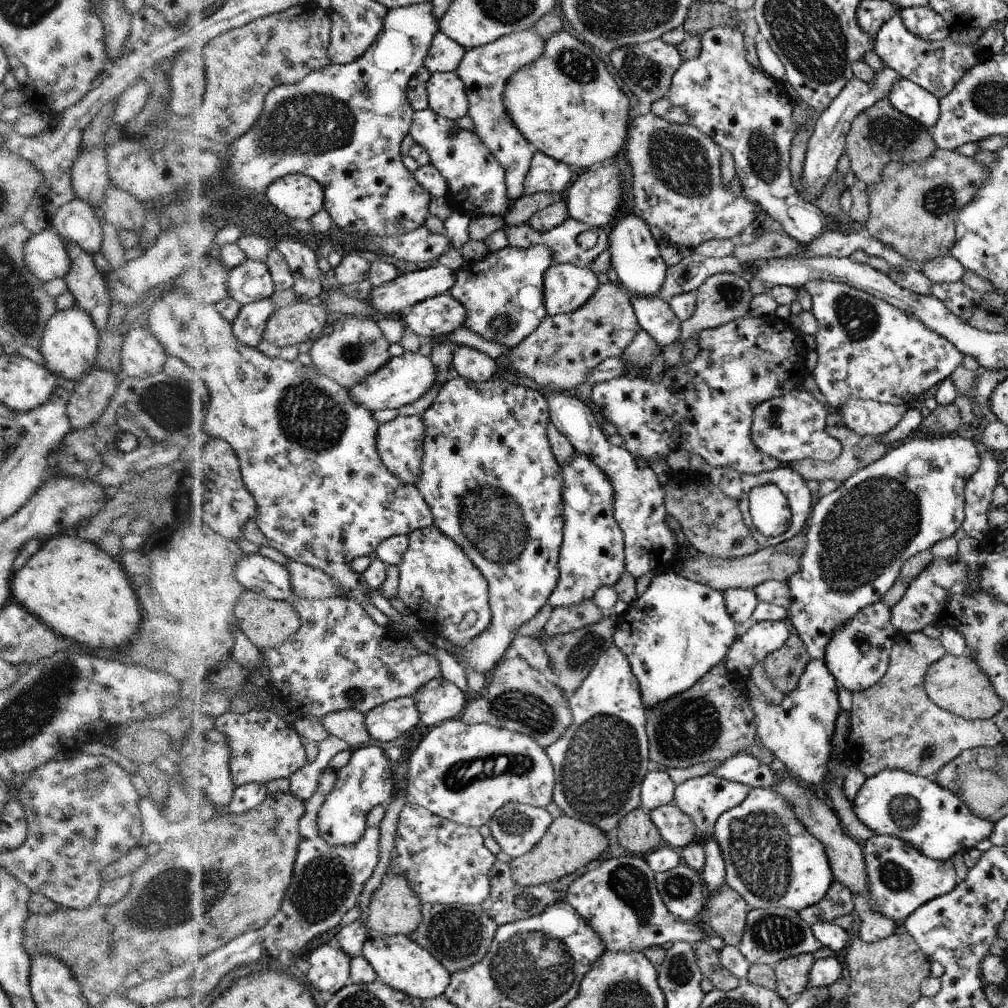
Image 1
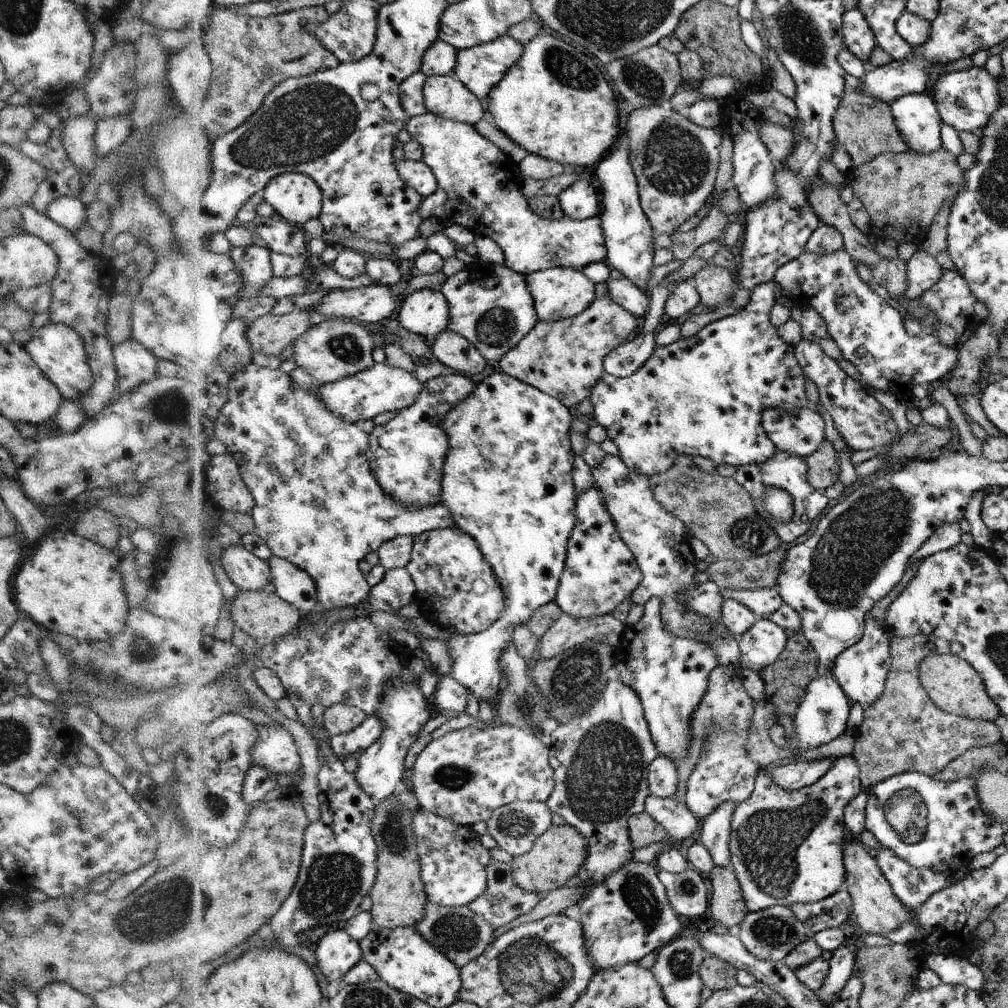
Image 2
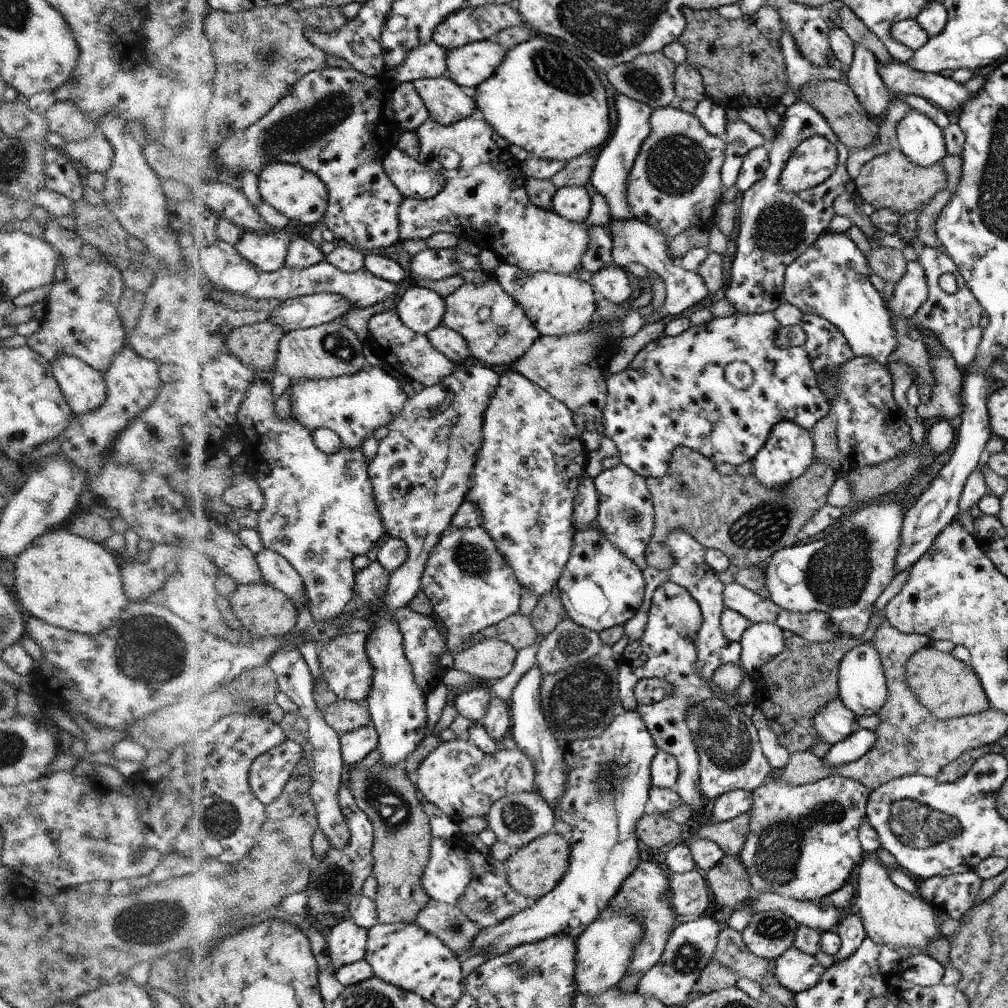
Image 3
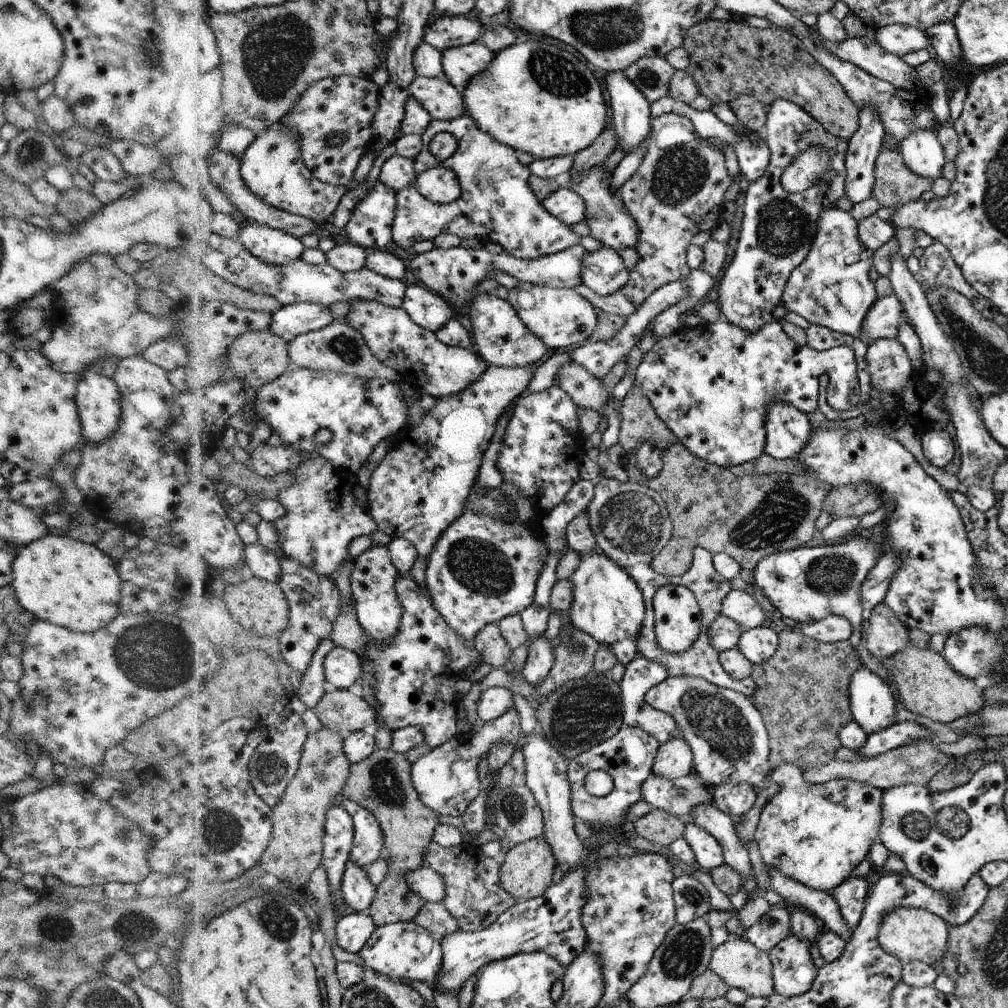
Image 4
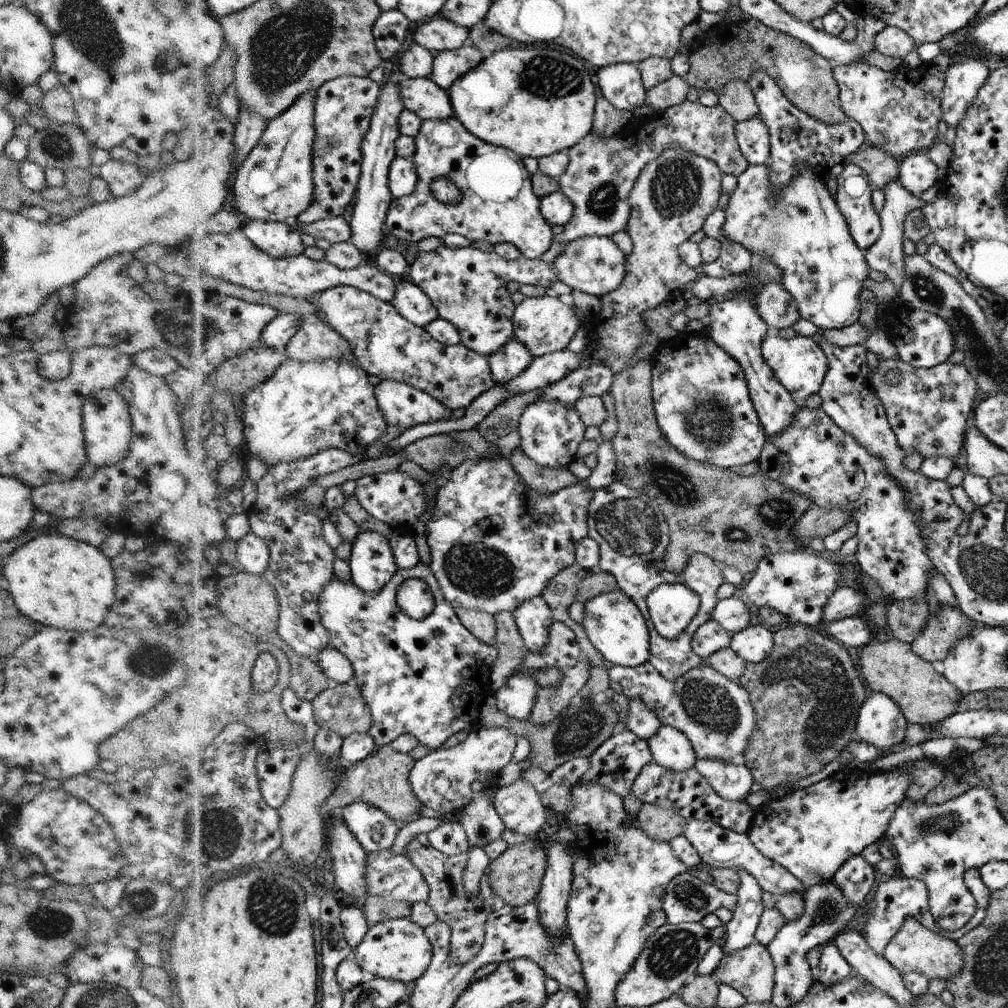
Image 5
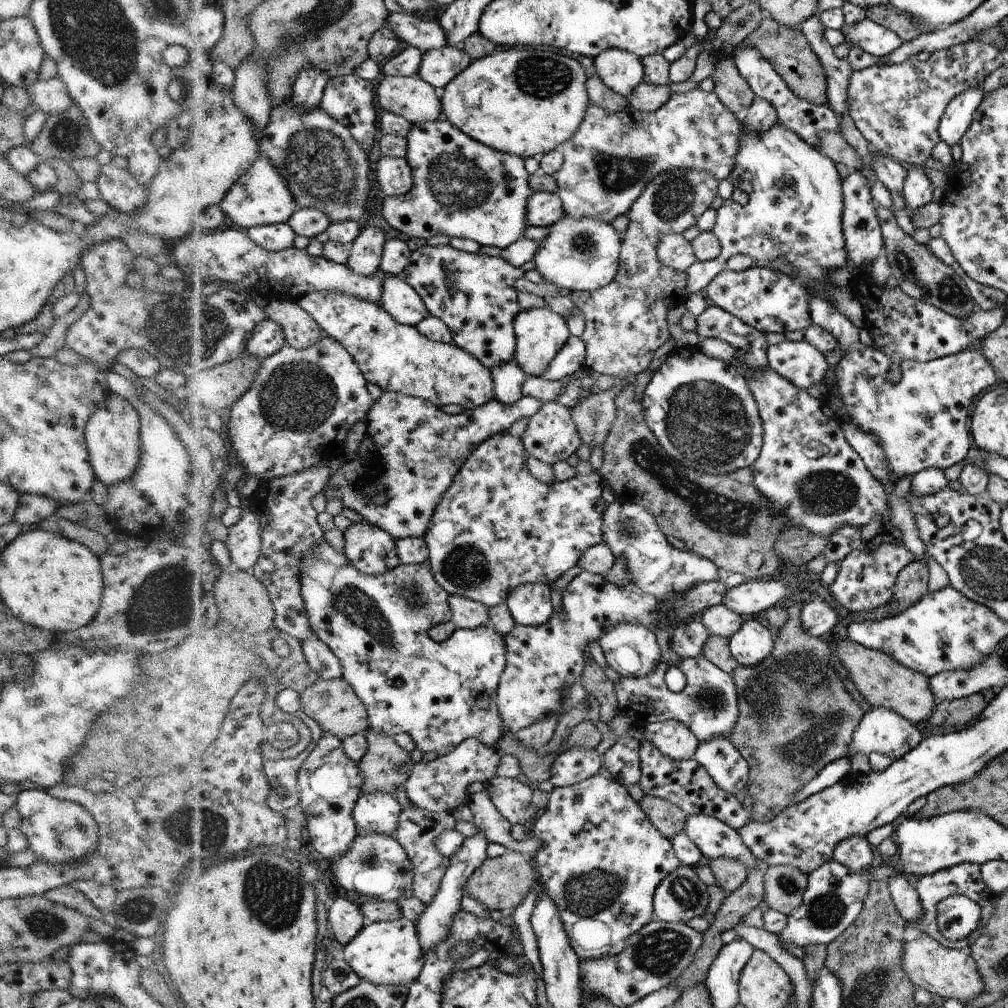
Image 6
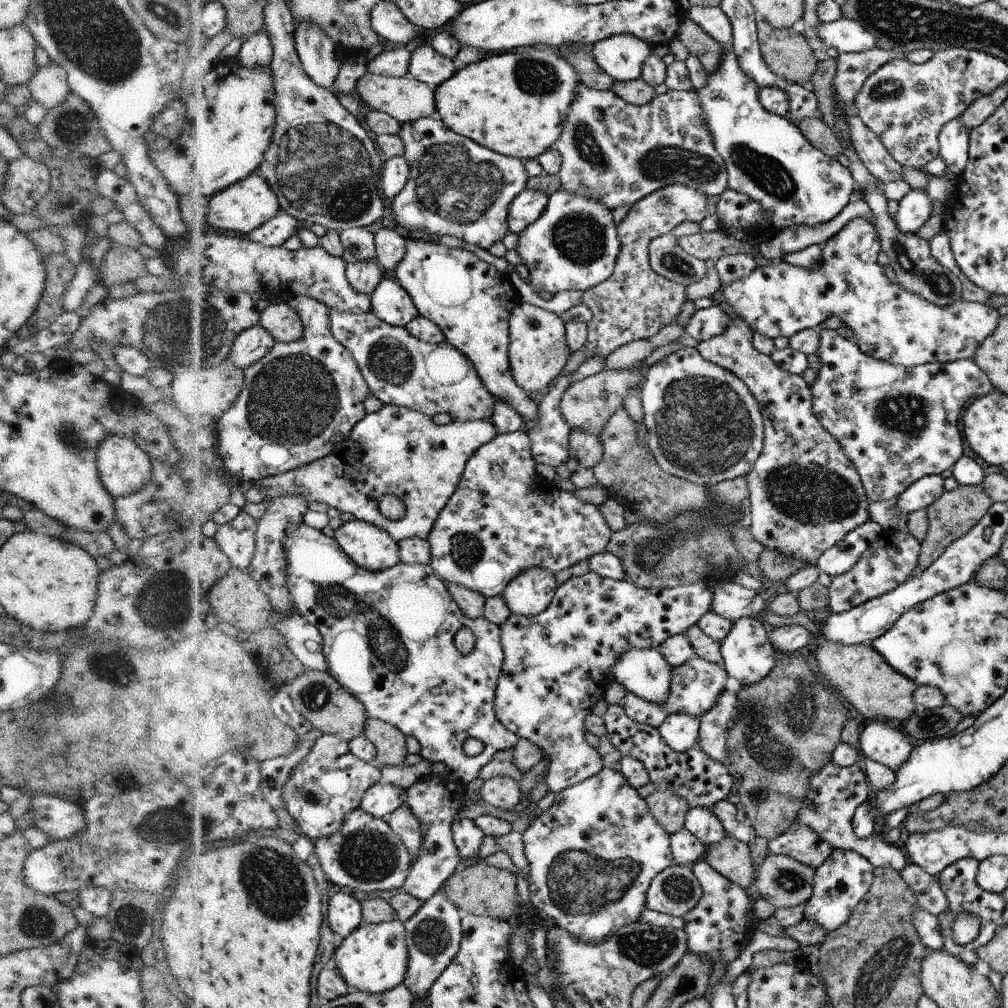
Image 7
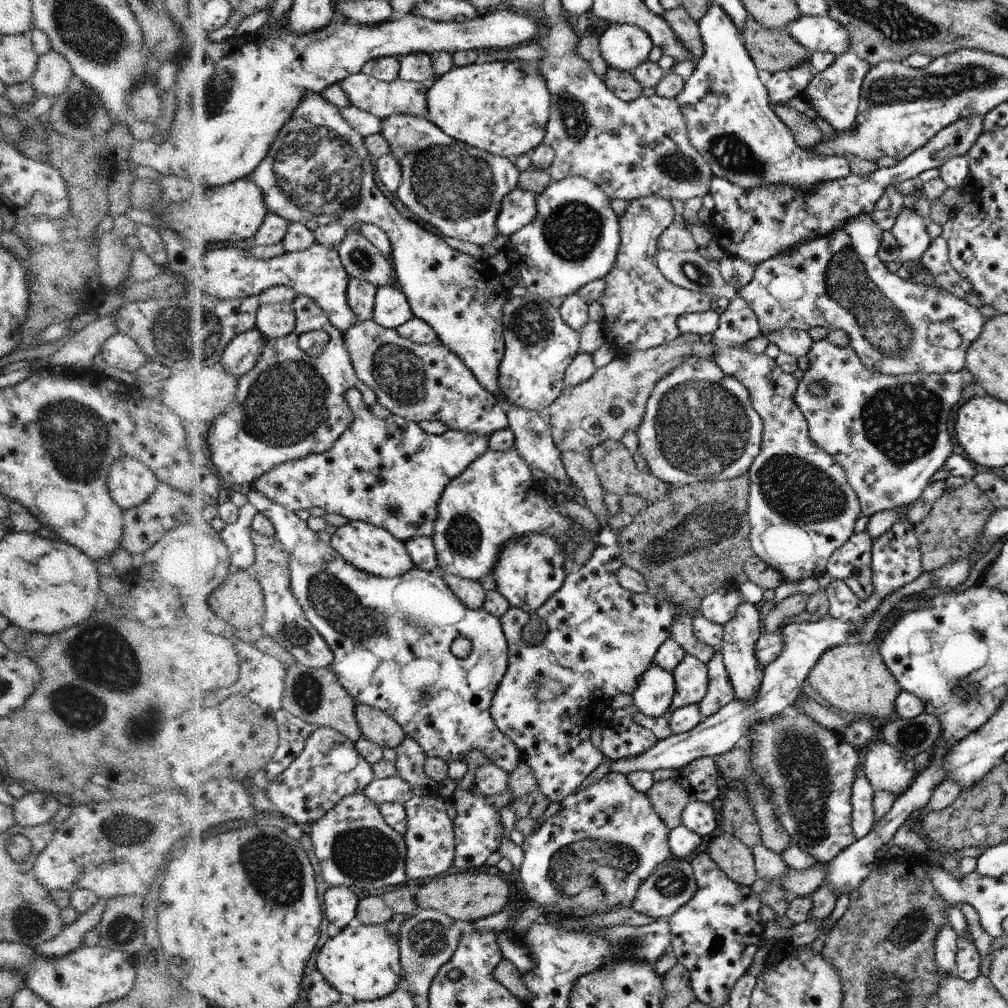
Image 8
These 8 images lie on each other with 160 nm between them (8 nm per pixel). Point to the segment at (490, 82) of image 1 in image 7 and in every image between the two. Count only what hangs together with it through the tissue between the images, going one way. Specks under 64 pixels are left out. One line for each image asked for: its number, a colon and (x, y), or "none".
2: (480, 68)
3: (470, 65)
4: (460, 64)
5: (450, 66)
6: (440, 66)
7: (428, 65)

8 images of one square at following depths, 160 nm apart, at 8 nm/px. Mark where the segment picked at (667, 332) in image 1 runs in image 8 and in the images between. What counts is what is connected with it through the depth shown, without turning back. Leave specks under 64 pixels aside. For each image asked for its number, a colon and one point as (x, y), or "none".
2: (625, 293)
3: (611, 282)
4: (603, 271)
5: (594, 265)
6: (583, 255)
7: (573, 246)
8: (574, 240)

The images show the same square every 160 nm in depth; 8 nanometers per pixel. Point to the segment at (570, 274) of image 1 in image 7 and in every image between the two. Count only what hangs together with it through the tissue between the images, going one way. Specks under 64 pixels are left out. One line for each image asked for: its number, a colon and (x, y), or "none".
2: (560, 292)
3: (557, 304)
4: (563, 319)
5: (544, 325)
6: (542, 333)
7: (539, 350)

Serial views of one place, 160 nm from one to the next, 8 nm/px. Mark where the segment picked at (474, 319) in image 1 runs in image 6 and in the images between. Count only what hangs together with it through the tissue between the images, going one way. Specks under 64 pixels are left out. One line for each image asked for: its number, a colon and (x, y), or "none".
2: (490, 305)
3: (497, 331)
4: (498, 335)
5: (506, 364)
6: (509, 377)

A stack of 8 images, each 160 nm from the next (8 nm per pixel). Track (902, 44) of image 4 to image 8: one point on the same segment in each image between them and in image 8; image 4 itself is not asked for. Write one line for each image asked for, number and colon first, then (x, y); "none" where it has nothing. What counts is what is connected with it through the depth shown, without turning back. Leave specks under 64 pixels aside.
5: (893, 42)
6: (874, 39)
7: (845, 35)
8: (815, 33)

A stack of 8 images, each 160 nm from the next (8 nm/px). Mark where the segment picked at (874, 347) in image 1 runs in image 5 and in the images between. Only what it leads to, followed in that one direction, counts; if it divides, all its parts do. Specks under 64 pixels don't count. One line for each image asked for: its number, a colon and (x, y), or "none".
2: (870, 334)
3: (830, 280)
4: (831, 288)
5: (801, 230)

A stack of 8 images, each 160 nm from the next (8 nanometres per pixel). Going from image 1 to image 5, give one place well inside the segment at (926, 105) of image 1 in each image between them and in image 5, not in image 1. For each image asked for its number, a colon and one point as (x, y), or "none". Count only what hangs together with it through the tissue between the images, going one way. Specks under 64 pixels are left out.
2: (919, 121)
3: (922, 139)
4: (923, 154)
5: (918, 172)

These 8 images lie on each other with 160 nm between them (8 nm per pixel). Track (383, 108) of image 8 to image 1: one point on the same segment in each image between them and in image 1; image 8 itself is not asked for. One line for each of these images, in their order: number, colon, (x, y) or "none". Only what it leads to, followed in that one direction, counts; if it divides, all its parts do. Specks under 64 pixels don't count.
1: (448, 94)
2: (446, 96)
3: (448, 104)
4: (445, 102)
5: (423, 95)
6: (420, 101)
7: (408, 99)

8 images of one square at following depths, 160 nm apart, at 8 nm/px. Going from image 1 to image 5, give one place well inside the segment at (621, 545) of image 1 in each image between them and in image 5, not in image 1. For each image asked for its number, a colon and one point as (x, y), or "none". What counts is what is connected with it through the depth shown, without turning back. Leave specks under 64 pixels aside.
2: (600, 571)
3: (601, 587)
4: (607, 604)
5: (614, 624)

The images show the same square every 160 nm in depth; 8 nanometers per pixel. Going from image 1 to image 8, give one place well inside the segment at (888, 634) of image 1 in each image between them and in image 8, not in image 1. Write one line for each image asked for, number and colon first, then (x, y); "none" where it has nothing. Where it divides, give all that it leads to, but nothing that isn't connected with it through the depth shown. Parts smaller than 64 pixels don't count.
2: (862, 670)
3: (862, 681)
4: (873, 706)
5: (881, 722)
6: (883, 731)
7: (883, 742)
8: (887, 769)

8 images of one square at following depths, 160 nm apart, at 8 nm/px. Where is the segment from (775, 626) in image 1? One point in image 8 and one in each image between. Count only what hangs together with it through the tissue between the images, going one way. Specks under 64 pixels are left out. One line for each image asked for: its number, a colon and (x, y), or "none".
2: (761, 646)
3: (761, 642)
4: (758, 645)
5: (754, 644)
6: (752, 643)
7: (748, 654)
8: (738, 648)

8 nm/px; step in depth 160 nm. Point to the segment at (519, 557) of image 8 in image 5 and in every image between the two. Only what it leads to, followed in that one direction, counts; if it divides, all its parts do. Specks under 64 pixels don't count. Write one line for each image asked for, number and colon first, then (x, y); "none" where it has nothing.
5: (533, 618)
6: (530, 605)
7: (530, 593)

